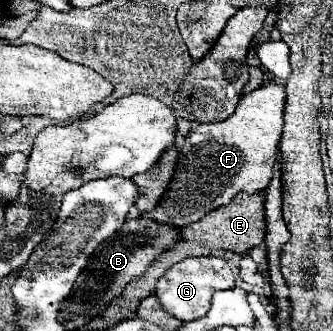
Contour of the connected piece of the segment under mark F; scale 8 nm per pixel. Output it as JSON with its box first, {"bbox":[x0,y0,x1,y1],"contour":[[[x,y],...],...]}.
{"bbox":[144,83,286,227],"contour":[[[264,83],[254,93],[240,99],[236,111],[218,123],[194,123],[192,131],[178,149],[176,173],[158,207],[144,213],[148,219],[184,227],[228,205],[240,191],[258,193],[272,181],[272,167],[278,157],[278,145],[284,125],[286,87],[282,83]]]}

